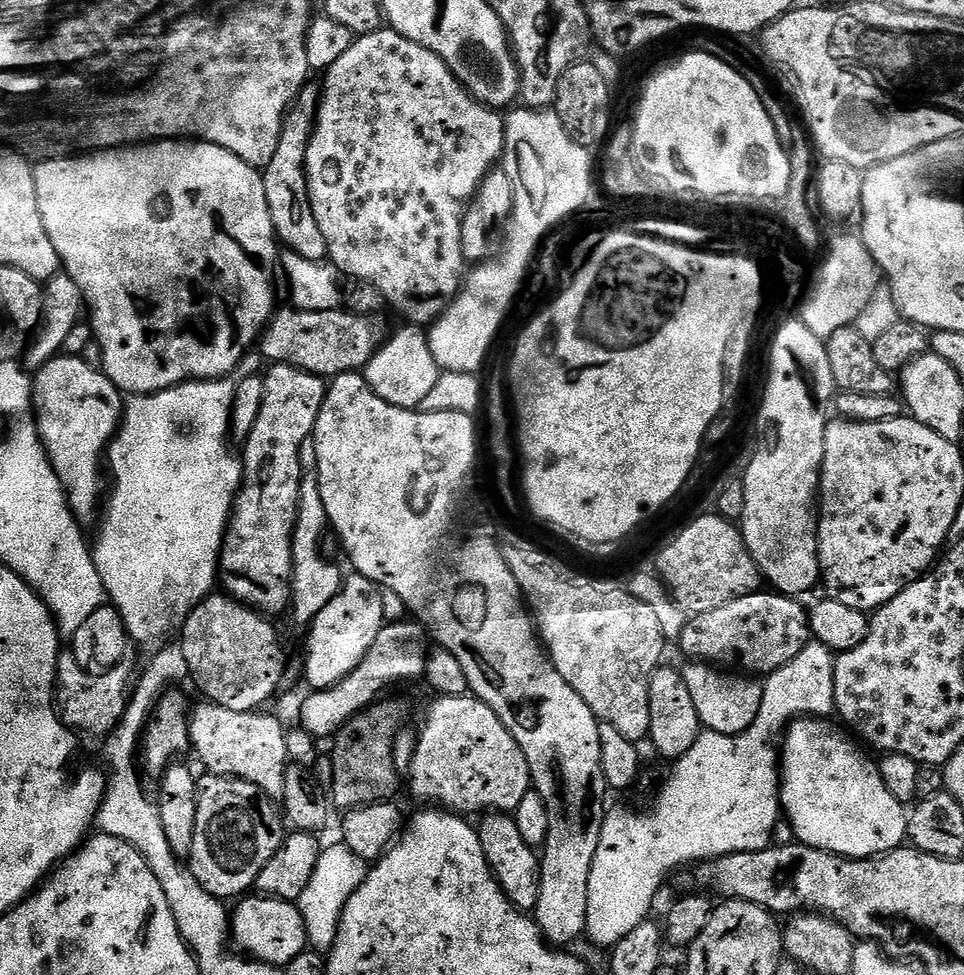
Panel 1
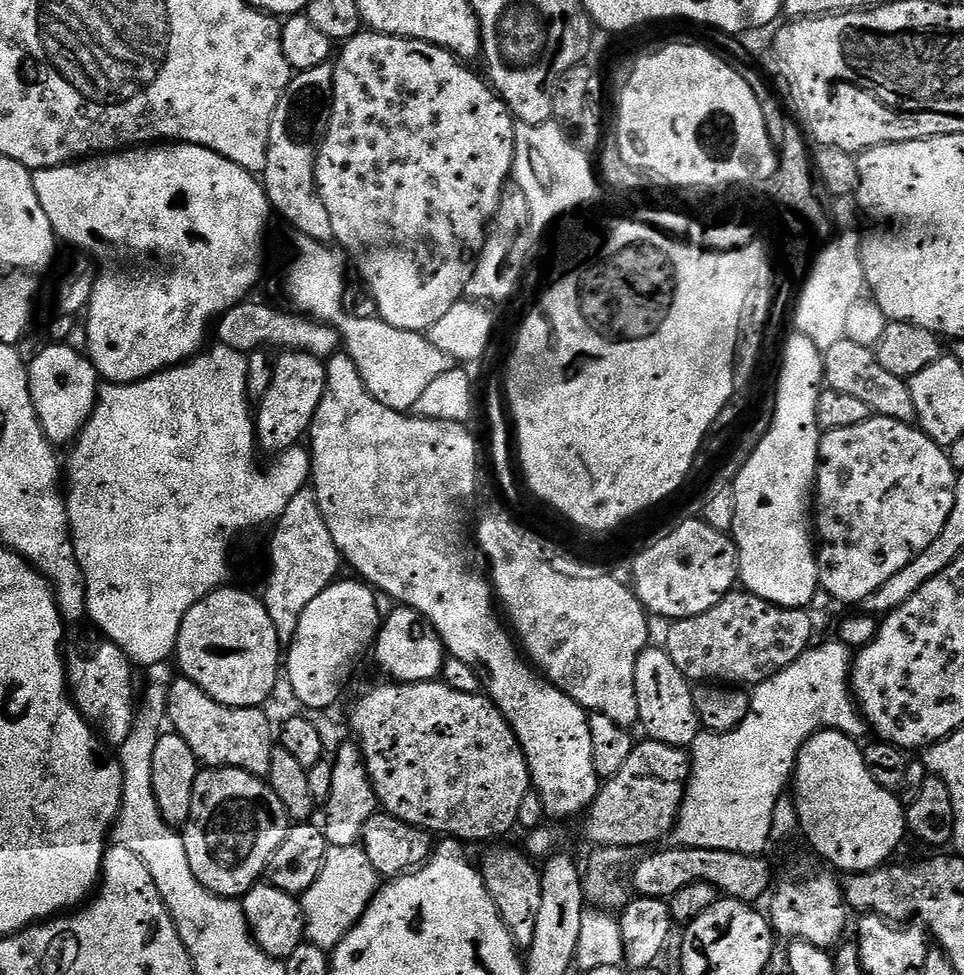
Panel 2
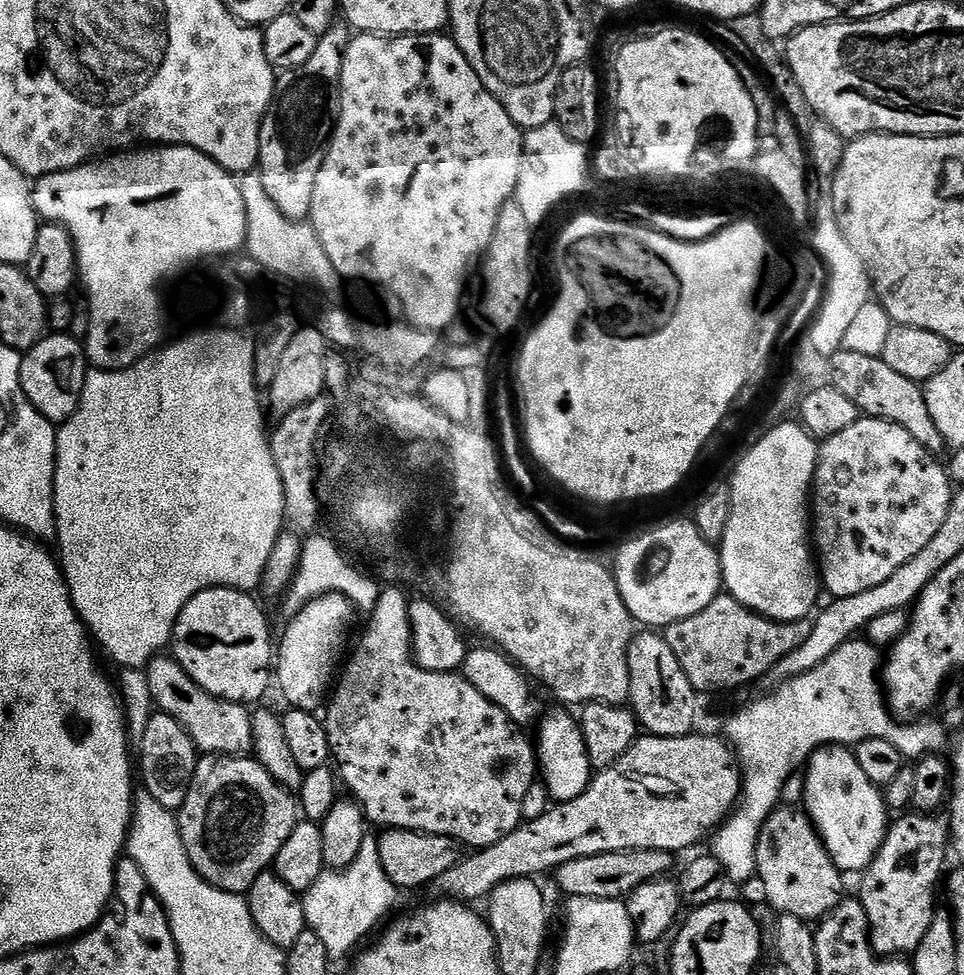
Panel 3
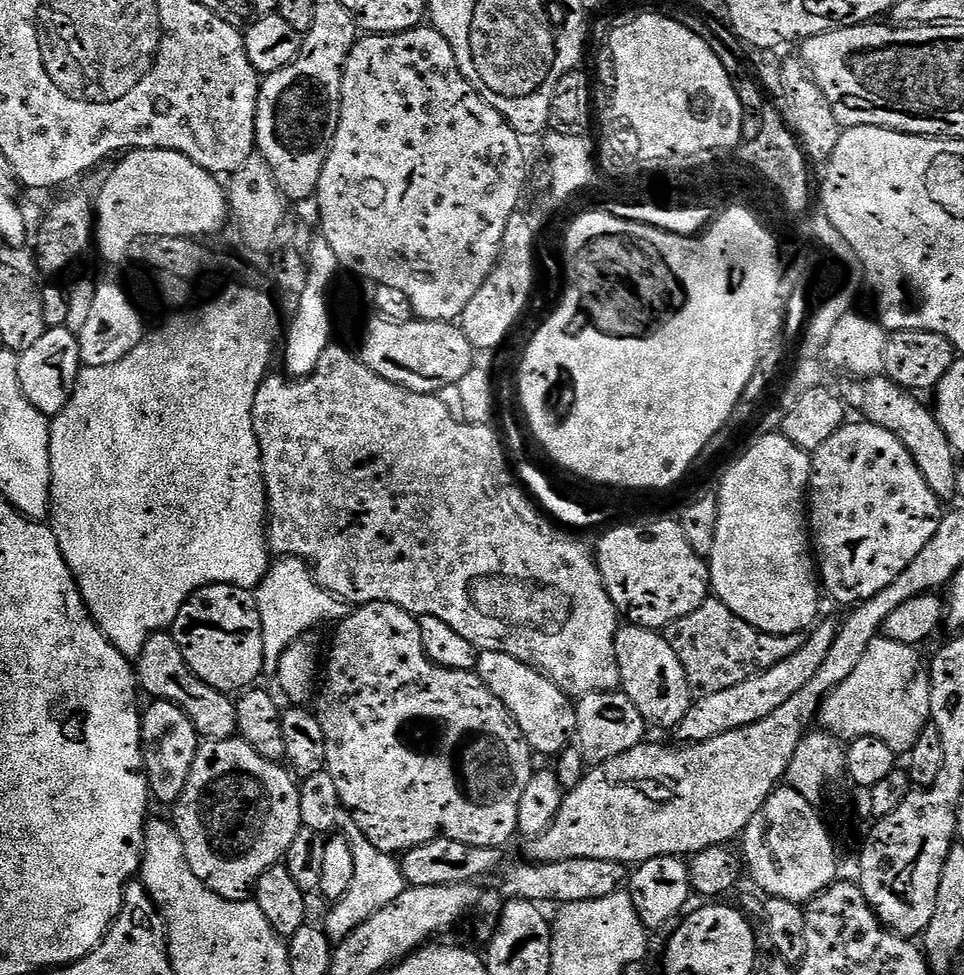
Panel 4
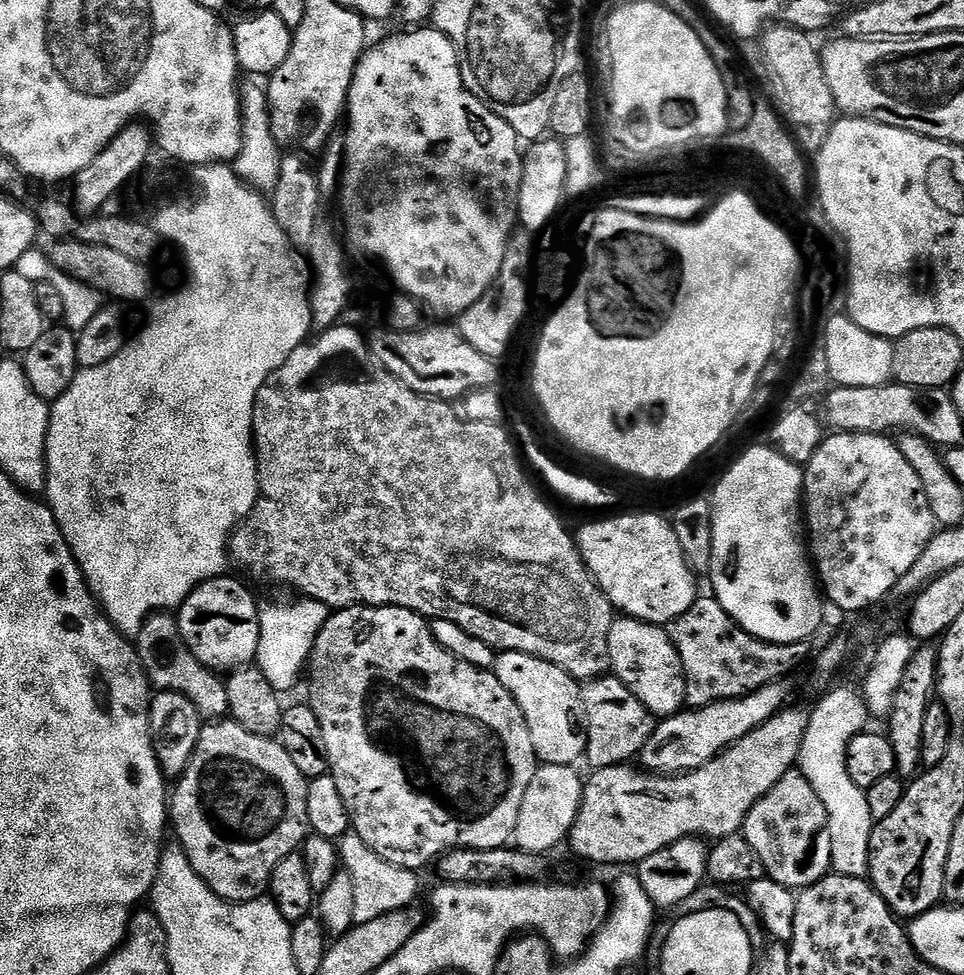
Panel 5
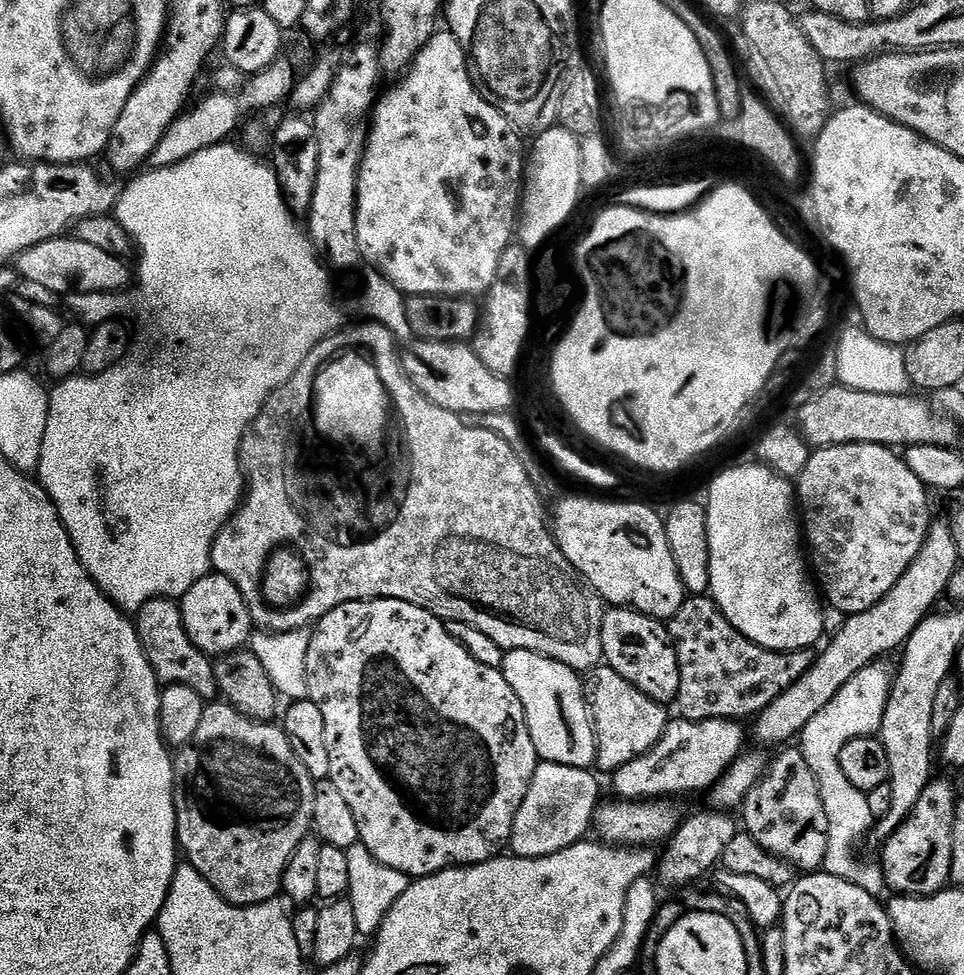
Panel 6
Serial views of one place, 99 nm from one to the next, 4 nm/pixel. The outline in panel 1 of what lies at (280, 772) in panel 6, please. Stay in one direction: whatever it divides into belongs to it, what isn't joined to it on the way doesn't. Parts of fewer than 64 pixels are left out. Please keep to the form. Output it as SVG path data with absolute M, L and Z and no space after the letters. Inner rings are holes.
M201 775L196 782L196 797L198 818L194 822L191 874L212 896L243 897L262 874L262 866L284 844L286 824L281 809L258 786L235 776Z

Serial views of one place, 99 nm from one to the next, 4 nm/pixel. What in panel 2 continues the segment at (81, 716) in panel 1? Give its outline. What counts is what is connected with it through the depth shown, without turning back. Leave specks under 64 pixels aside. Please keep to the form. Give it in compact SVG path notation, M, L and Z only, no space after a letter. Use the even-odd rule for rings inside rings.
M72 626L65 631L62 651L65 658L66 684L73 704L84 716L85 720L101 730L103 741L112 748L119 748L126 742L136 713L136 697L134 698L134 665L120 647L108 641L101 641L92 656L86 657L80 648L86 642L86 632Z

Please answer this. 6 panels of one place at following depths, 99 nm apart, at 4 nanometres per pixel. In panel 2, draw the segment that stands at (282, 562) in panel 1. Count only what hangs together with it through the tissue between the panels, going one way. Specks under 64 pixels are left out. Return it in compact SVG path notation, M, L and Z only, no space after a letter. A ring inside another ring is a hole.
M281 351L275 357L276 373L274 382L270 382L270 390L266 390L266 398L258 401L254 412L256 439L259 447L273 454L287 452L295 448L305 439L311 429L312 419L324 397L328 370L325 361L319 356L310 356L305 352Z

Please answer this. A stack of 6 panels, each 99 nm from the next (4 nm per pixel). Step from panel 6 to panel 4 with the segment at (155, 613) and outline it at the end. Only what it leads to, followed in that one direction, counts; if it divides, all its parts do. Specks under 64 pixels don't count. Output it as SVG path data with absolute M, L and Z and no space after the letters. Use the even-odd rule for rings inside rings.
M171 631L154 632L146 646L142 646L142 654L135 657L134 667L139 687L143 691L145 688L152 700L169 700L177 704L190 718L190 722L194 722L197 734L204 740L230 740L237 735L233 697L202 682L202 678L198 678L194 670L190 670Z

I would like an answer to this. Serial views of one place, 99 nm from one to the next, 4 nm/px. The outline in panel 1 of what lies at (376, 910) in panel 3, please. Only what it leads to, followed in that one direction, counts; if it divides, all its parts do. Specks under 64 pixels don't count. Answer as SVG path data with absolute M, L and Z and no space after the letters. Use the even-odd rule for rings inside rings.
M336 842L323 849L318 858L318 866L314 866L314 875L302 890L298 907L302 914L302 922L306 922L306 938L311 951L327 954L332 951L336 940L336 932L340 929L340 919L346 910L346 902L358 890L358 886L368 876L369 865L354 850L350 850L342 842Z

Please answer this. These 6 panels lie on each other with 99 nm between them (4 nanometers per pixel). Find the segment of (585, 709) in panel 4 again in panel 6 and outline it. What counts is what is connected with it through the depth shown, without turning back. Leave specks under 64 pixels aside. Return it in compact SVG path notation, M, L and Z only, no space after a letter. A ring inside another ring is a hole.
M597 666L591 669L591 676L590 711L592 725L596 728L596 764L615 770L654 747L668 728L670 715L661 701L638 690L638 686L612 668Z

